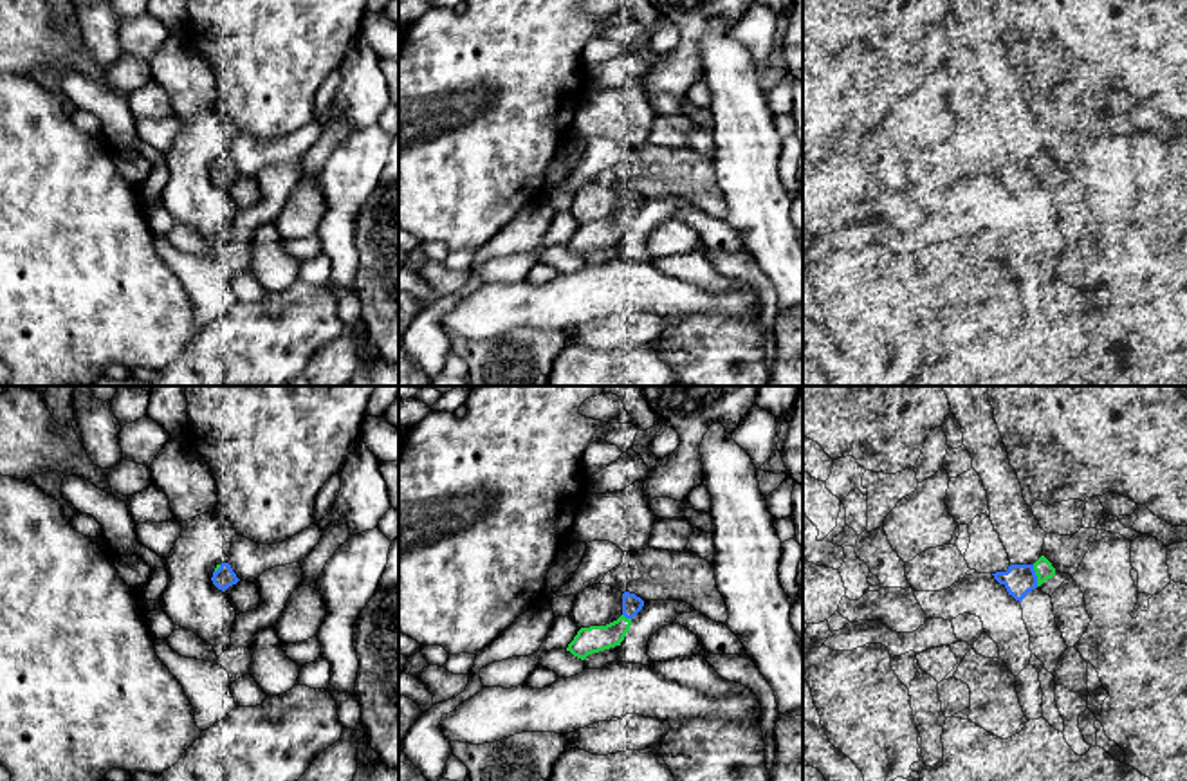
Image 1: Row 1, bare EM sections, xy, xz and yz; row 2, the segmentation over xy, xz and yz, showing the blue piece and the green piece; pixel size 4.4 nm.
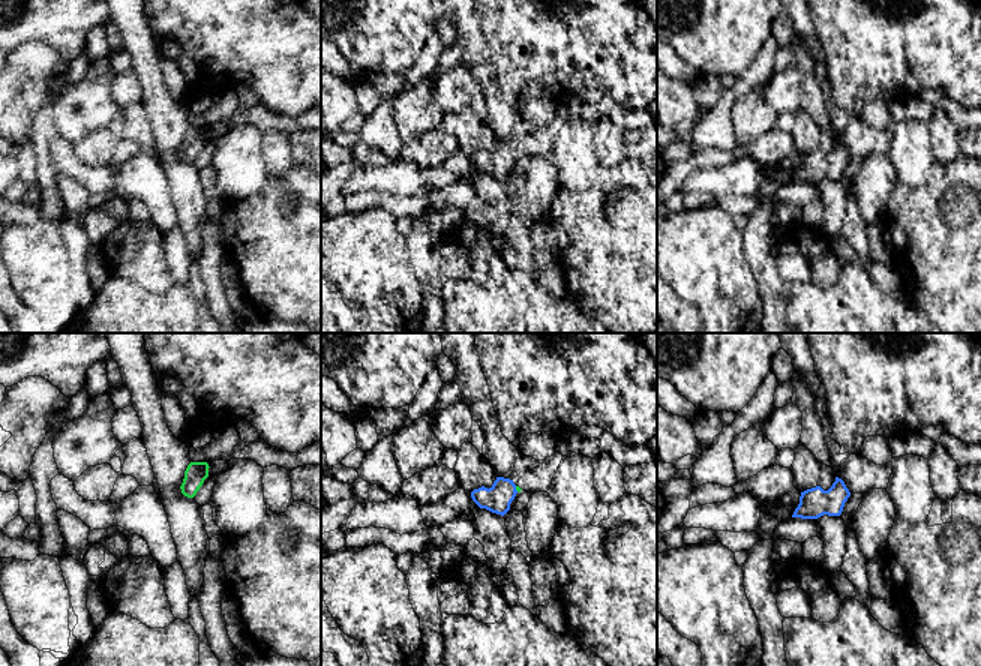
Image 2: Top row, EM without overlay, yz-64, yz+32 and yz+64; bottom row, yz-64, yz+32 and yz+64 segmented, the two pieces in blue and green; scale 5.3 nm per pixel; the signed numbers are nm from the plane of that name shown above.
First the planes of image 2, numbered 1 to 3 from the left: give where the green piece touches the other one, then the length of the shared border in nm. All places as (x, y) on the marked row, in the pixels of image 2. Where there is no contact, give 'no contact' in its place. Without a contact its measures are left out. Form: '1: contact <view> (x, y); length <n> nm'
1: no contact
2: contact yz+32 (515, 489); length 40 nm
3: no contact

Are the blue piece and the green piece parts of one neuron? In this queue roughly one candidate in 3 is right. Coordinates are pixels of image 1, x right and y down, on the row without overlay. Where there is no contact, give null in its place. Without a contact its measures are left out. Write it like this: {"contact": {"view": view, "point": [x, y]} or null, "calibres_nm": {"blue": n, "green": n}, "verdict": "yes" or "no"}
{"contact": {"view": "yz", "point": [1036, 172]}, "calibres_nm": {"blue": 140, "green": 80}, "verdict": "yes"}

